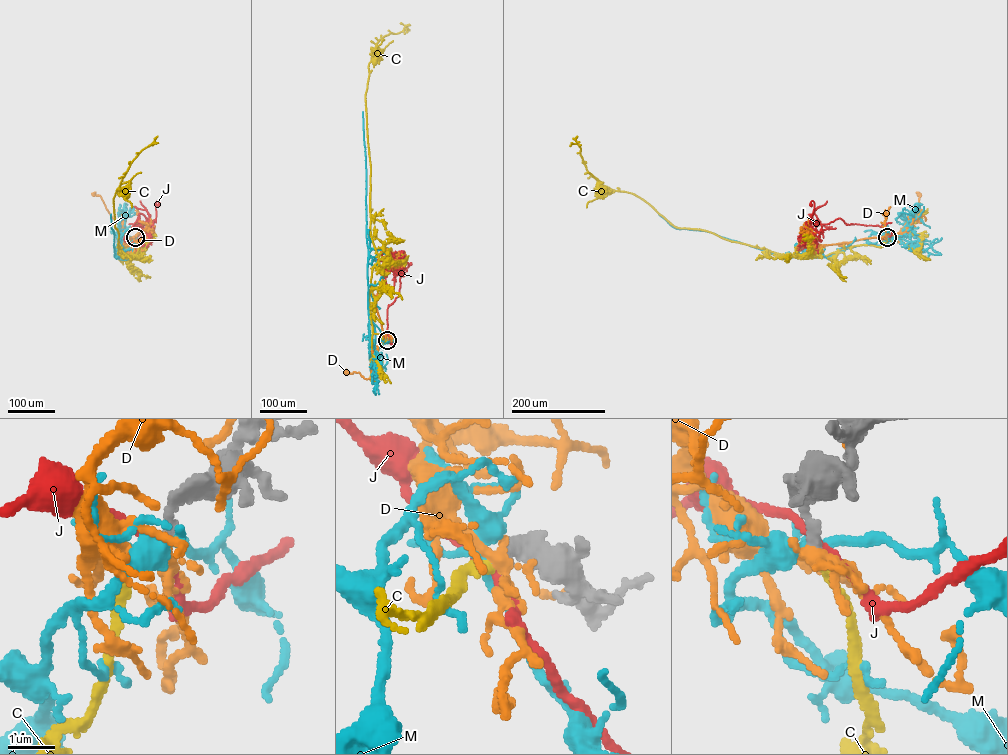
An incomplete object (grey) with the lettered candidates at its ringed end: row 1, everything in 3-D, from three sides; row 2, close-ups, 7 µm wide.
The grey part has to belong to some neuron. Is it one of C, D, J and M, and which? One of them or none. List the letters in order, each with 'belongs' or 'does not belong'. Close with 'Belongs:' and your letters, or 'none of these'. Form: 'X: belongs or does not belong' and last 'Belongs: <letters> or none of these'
C: belongs
D: does not belong
J: does not belong
M: does not belong
Belongs: C

